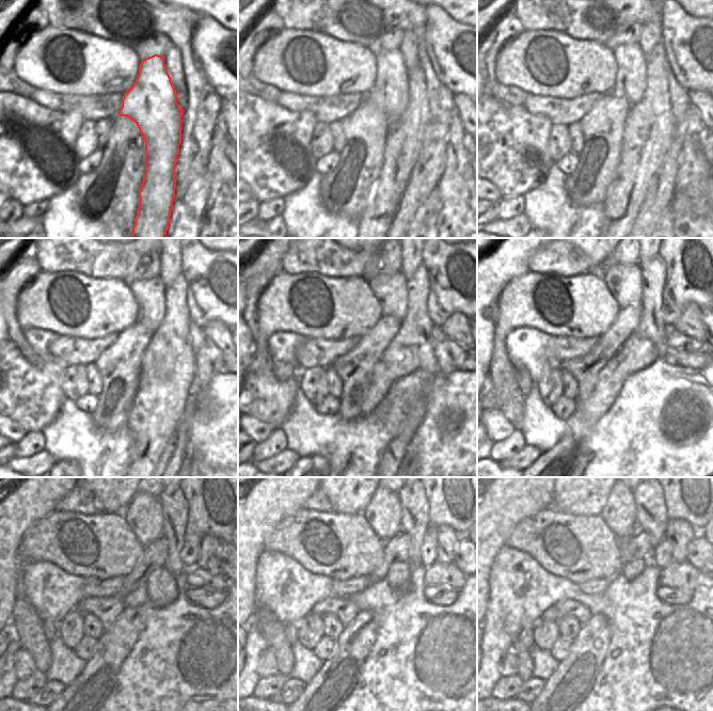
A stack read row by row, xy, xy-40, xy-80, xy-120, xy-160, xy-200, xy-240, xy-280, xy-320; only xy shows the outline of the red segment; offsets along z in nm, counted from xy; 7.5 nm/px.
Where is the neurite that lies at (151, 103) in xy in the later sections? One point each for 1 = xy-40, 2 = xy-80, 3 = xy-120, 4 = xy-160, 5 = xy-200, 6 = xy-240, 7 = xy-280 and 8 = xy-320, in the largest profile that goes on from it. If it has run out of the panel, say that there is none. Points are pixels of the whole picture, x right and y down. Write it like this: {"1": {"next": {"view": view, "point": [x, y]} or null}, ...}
{"1": {"next": {"view": "xy-40", "point": [390, 93]}}, "2": {"next": {"view": "xy-80", "point": [631, 80]}}, "3": {"next": {"view": "xy-120", "point": [149, 295]}}, "4": {"next": {"view": "xy-160", "point": [390, 289]}}, "5": {"next": {"view": "xy-200", "point": [624, 281]}}, "6": {"next": {"view": "xy-240", "point": [144, 512]}}, "7": {"next": {"view": "xy-280", "point": [383, 514]}}, "8": {"next": {"view": "xy-320", "point": [619, 512]}}}

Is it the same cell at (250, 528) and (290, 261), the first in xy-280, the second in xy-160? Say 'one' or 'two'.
two

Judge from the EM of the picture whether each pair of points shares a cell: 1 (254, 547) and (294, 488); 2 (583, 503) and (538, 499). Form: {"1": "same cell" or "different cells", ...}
{"1": "same cell", "2": "different cells"}

